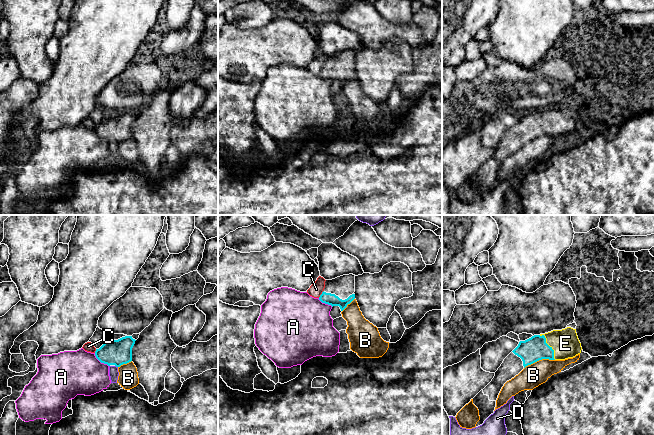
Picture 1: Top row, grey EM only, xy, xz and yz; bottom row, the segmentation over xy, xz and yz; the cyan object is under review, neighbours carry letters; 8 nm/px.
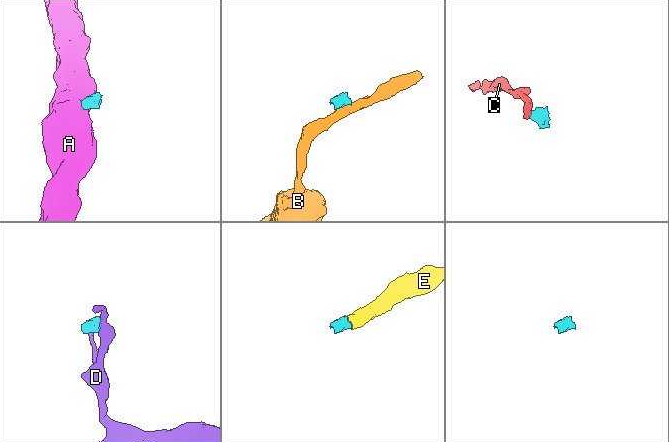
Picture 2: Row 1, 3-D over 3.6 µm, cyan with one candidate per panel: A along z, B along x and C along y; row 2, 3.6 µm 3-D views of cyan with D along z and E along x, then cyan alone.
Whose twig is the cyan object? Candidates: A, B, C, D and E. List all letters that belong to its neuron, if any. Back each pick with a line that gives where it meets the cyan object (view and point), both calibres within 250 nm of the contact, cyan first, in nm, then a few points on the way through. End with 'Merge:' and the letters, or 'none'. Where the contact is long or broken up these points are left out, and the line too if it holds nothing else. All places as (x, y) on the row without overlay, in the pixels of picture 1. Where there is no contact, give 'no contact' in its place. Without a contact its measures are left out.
E: contact yz (548, 121); calibres 190 and 220 nm; way yz (535, 124), (548, 121), (565, 119)
Merge: E

